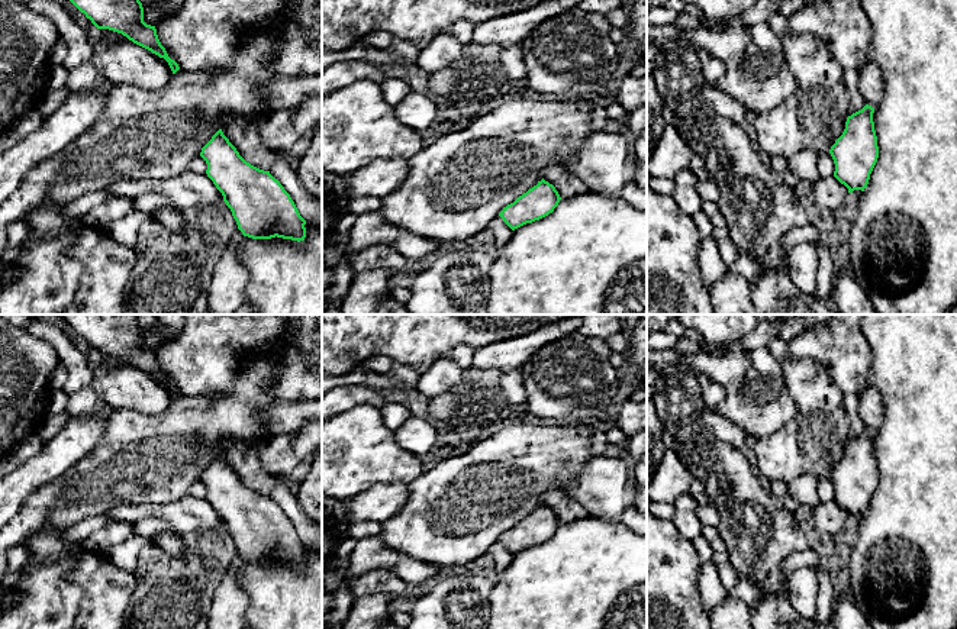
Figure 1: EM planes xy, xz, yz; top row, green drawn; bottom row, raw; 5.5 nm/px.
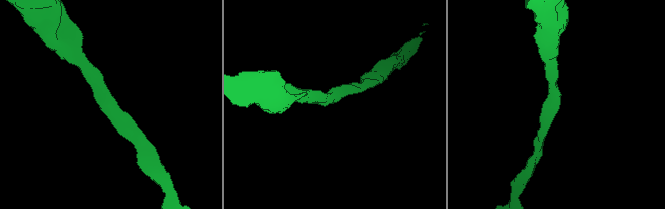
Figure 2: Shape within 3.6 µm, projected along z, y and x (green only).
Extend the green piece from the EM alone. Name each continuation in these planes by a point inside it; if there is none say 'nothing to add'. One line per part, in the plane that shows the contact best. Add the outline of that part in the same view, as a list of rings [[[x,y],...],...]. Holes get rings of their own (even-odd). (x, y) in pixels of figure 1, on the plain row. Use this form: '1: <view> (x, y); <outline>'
nothing to add

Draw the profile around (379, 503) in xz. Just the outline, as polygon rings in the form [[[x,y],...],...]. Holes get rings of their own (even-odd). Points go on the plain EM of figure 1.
[[[376,484],[349,497],[349,522],[386,522],[397,515],[407,501],[407,484]]]

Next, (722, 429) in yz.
[[[705,409],[702,413],[703,423],[715,439],[742,449],[747,445],[748,435],[734,422],[724,419],[718,412]]]

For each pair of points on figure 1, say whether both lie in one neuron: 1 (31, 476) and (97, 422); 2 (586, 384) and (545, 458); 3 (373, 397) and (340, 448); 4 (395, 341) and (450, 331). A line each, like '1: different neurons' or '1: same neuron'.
1: same neuron
2: different neurons
3: different neurons
4: same neuron

